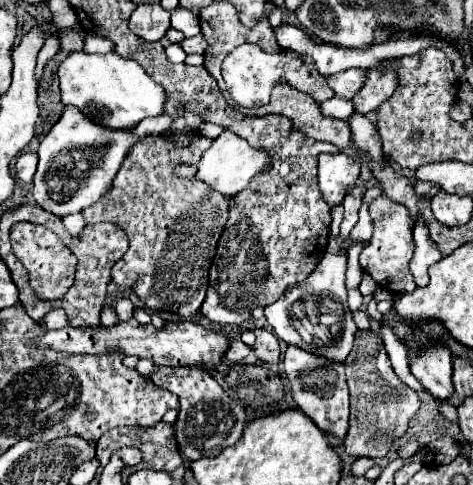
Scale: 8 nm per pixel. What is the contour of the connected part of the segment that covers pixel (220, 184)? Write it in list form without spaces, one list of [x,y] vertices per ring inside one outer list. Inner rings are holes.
[[[224,130],[214,144],[208,148],[208,152],[204,152],[204,156],[200,158],[200,166],[198,166],[198,178],[204,180],[208,186],[212,186],[214,190],[220,190],[222,194],[228,196],[236,196],[240,190],[244,190],[250,180],[264,172],[270,166],[272,158],[266,150],[254,148],[250,146],[244,138],[240,138],[236,132],[232,130]]]

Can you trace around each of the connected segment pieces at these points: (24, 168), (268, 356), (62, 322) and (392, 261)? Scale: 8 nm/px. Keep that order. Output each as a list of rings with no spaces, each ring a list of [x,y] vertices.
[[[34,152],[22,154],[22,156],[16,160],[16,174],[18,174],[18,178],[22,178],[24,182],[32,182],[36,164],[38,164],[38,158],[36,158]]]
[[[254,330],[254,334],[256,334],[256,344],[254,344],[256,358],[268,366],[276,366],[280,360],[278,338],[268,330]]]
[[[52,310],[52,312],[46,314],[46,318],[44,318],[46,330],[56,330],[56,328],[64,328],[64,326],[68,326],[64,310]]]
[[[386,194],[372,200],[368,210],[374,220],[374,236],[372,236],[372,242],[360,254],[362,270],[366,274],[370,274],[380,288],[388,288],[392,294],[412,292],[416,288],[416,284],[412,282],[408,262],[410,262],[412,250],[414,250],[414,240],[412,240],[414,224],[412,224],[408,210],[404,210],[404,206],[400,206],[398,202],[392,202]]]

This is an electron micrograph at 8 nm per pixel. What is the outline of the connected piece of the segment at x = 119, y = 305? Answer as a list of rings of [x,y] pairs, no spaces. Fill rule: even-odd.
[[[120,298],[120,300],[116,302],[114,310],[118,312],[120,320],[130,320],[130,318],[132,318],[132,314],[134,314],[134,304],[132,304],[128,298]]]

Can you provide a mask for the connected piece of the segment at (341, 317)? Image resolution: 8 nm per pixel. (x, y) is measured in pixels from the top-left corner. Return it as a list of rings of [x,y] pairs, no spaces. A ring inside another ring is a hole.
[[[346,252],[324,254],[316,270],[300,282],[300,286],[286,290],[274,304],[264,308],[264,316],[280,340],[294,346],[304,346],[304,350],[312,350],[312,354],[324,354],[324,358],[346,360],[356,334],[356,324],[346,302],[346,260]],[[322,306],[326,306],[324,312]]]

